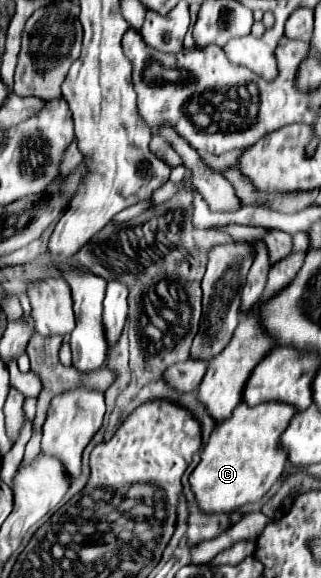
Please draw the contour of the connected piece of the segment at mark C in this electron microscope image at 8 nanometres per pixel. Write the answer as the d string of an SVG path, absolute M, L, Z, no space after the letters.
M267 402L255 408L239 404L229 420L215 426L201 452L201 462L189 478L203 514L231 514L245 504L259 502L269 492L287 462L285 452L279 450L279 436L293 414L295 408L281 402Z

